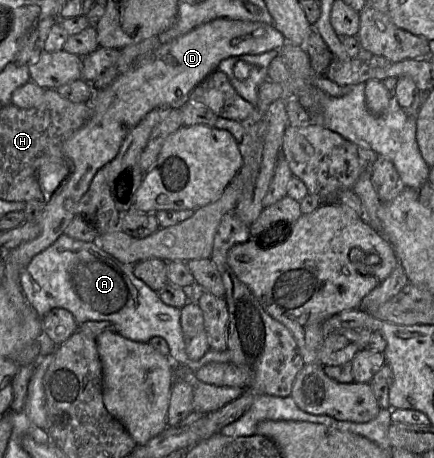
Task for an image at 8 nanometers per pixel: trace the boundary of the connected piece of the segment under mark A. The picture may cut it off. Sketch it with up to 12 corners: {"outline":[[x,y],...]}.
{"outline":[[62,234],[21,274],[41,318],[110,321],[194,373],[229,349],[189,359],[180,308],[96,242]]}

